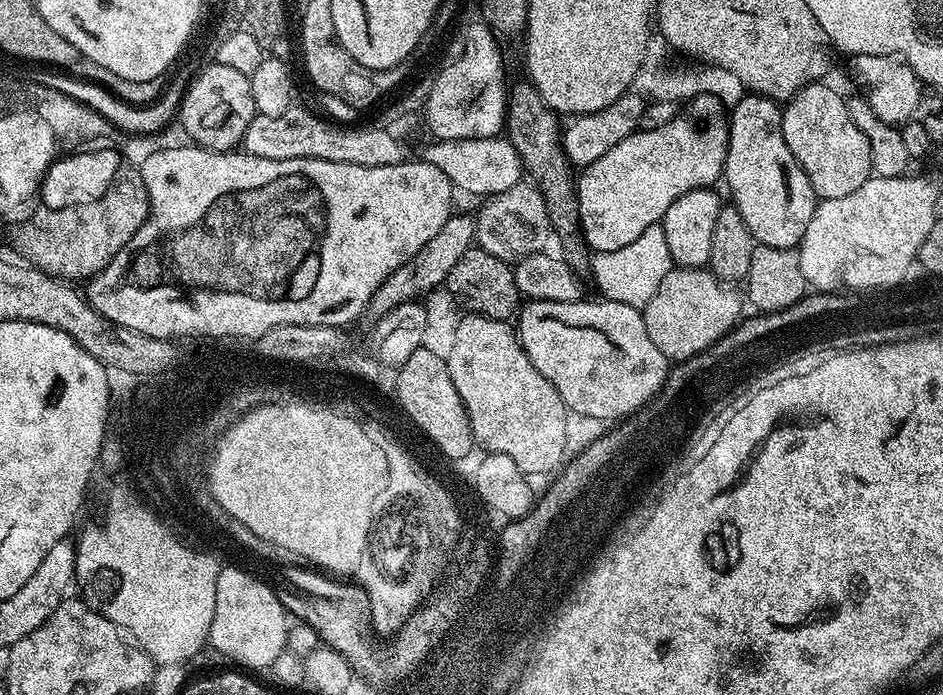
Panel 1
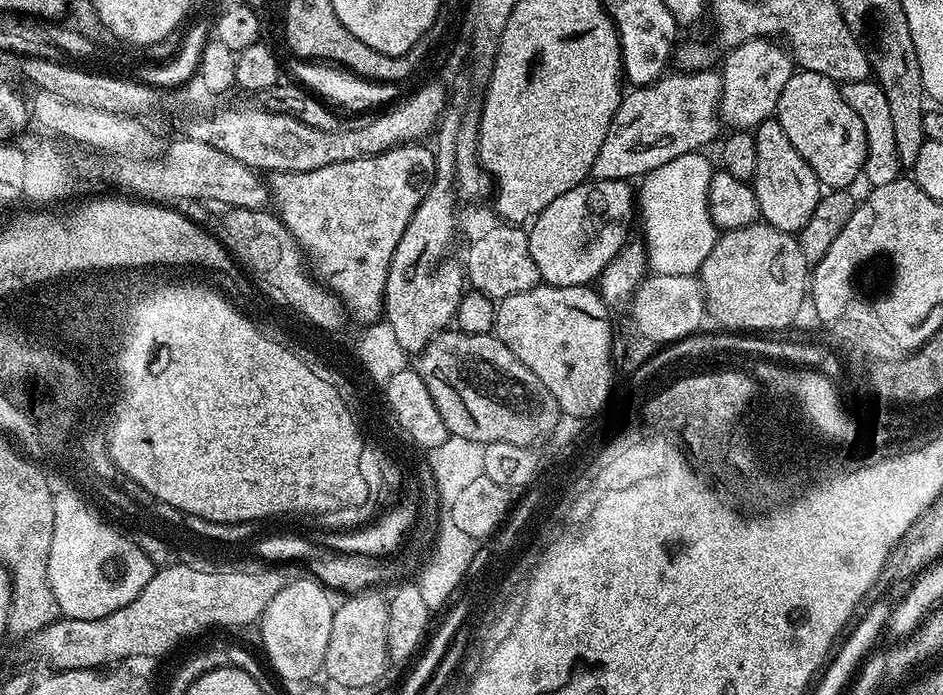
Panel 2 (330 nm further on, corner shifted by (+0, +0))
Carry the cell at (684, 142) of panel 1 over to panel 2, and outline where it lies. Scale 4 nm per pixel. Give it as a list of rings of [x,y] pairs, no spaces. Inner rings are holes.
[[[589,178],[583,184],[566,190],[566,194],[554,198],[554,202],[550,202],[546,210],[539,212],[527,229],[530,258],[534,258],[534,266],[538,266],[541,281],[554,286],[588,286],[599,281],[604,267],[629,243],[628,227],[632,220],[634,224],[634,188],[627,180]]]

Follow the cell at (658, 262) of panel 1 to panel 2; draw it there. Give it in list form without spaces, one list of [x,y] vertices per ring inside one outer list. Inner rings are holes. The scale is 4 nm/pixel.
[[[703,151],[682,154],[639,181],[638,220],[644,223],[642,243],[648,254],[648,268],[657,276],[696,276],[706,254],[716,245],[718,229],[708,209],[714,165],[704,155]]]

